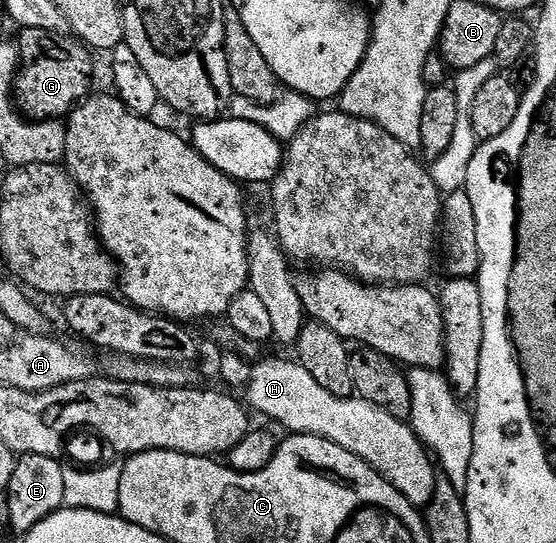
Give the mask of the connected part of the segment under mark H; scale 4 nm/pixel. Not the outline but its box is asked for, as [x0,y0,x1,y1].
[244,358,436,508]

